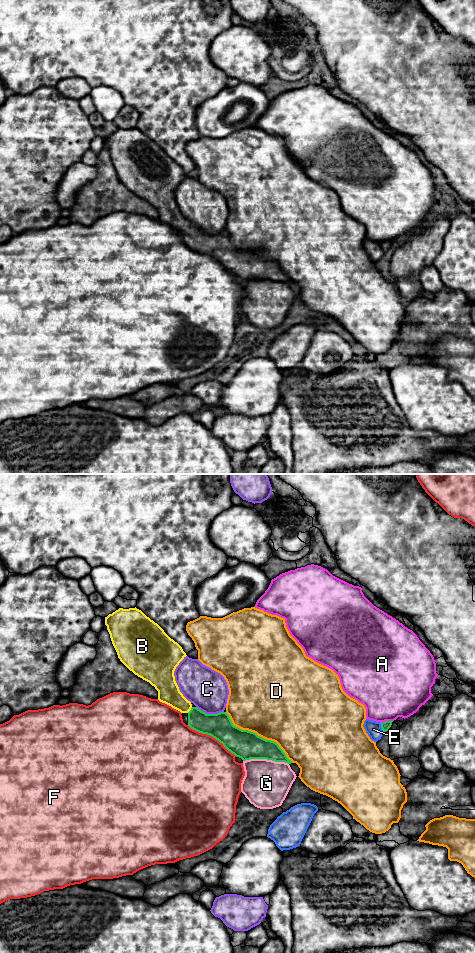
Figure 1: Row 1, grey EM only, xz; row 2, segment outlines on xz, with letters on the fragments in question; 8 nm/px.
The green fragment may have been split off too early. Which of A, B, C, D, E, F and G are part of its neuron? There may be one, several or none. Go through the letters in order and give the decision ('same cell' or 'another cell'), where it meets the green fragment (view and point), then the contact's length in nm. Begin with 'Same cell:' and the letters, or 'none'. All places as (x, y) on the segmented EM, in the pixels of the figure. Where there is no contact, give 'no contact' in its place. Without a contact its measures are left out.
Same cell: B
A: another cell | xz (386, 721) | 110 nm
B: same cell | xz (190, 710) | 60 nm
C: another cell | xz (210, 714) | 220 nm
D: another cell | xz (259, 736) | 700 nm
E: another cell | xz (381, 727) | 90 nm
F: another cell | xz (212, 736) | 480 nm
G: another cell | xz (266, 758) | 360 nm

